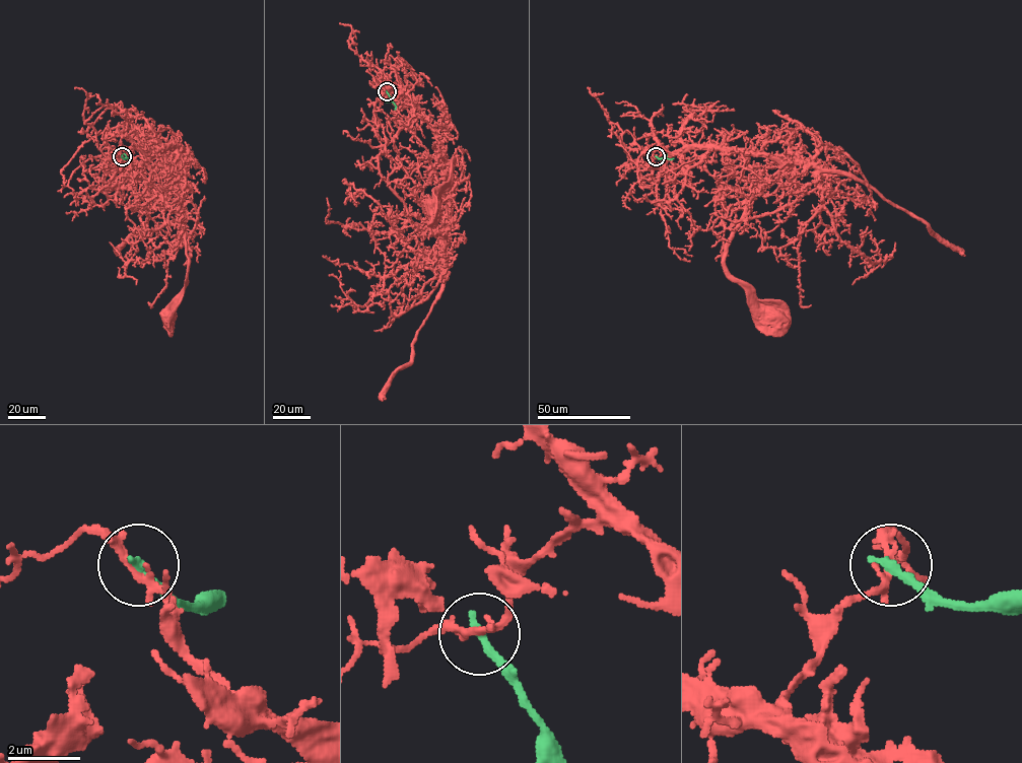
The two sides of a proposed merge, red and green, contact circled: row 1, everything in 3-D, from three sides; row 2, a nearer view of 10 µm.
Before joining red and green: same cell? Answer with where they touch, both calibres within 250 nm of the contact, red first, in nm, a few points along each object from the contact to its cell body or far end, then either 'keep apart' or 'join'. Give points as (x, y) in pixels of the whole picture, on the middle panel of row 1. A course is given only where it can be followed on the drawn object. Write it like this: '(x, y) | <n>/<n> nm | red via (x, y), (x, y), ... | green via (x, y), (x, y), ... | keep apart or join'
(387, 91) | 190/280 nm | red via (387, 91), (395, 86), (431, 128), (448, 164), (449, 215), (444, 186), (454, 159), (449, 180), (432, 203) | green via (387, 91), (395, 109) | keep apart

